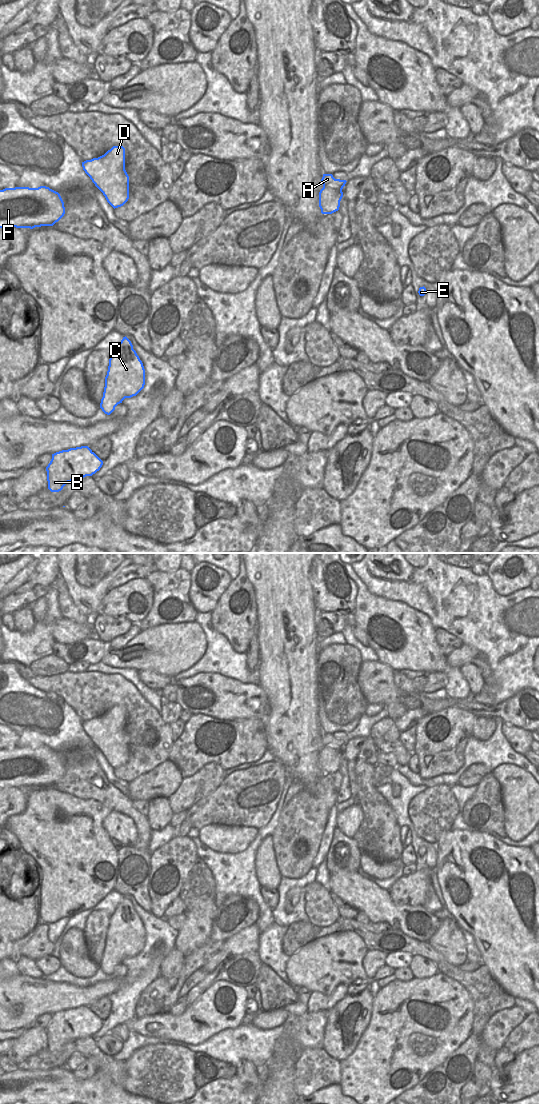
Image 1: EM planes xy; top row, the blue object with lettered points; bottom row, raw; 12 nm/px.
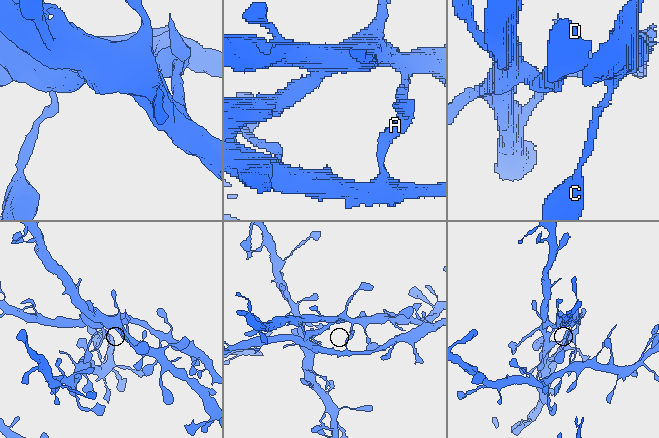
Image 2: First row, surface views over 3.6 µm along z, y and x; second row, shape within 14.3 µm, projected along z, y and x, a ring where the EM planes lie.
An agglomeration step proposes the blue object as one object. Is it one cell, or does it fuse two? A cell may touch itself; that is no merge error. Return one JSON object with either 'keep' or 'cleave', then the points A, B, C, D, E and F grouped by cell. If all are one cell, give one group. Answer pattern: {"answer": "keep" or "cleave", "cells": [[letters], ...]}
{"answer": "cleave", "cells": [["A", "C", "F"], ["B", "D", "E"]]}

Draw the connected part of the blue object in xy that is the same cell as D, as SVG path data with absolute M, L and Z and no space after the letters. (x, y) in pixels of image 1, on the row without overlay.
M113 706L104 715L82 722L82 727L114 769L123 766L128 761L129 736L125 730L125 708L123 706Z

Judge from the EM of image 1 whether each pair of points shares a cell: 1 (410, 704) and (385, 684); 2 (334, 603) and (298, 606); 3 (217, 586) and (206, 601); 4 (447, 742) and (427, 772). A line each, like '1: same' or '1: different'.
1: same
2: different
3: same
4: same

